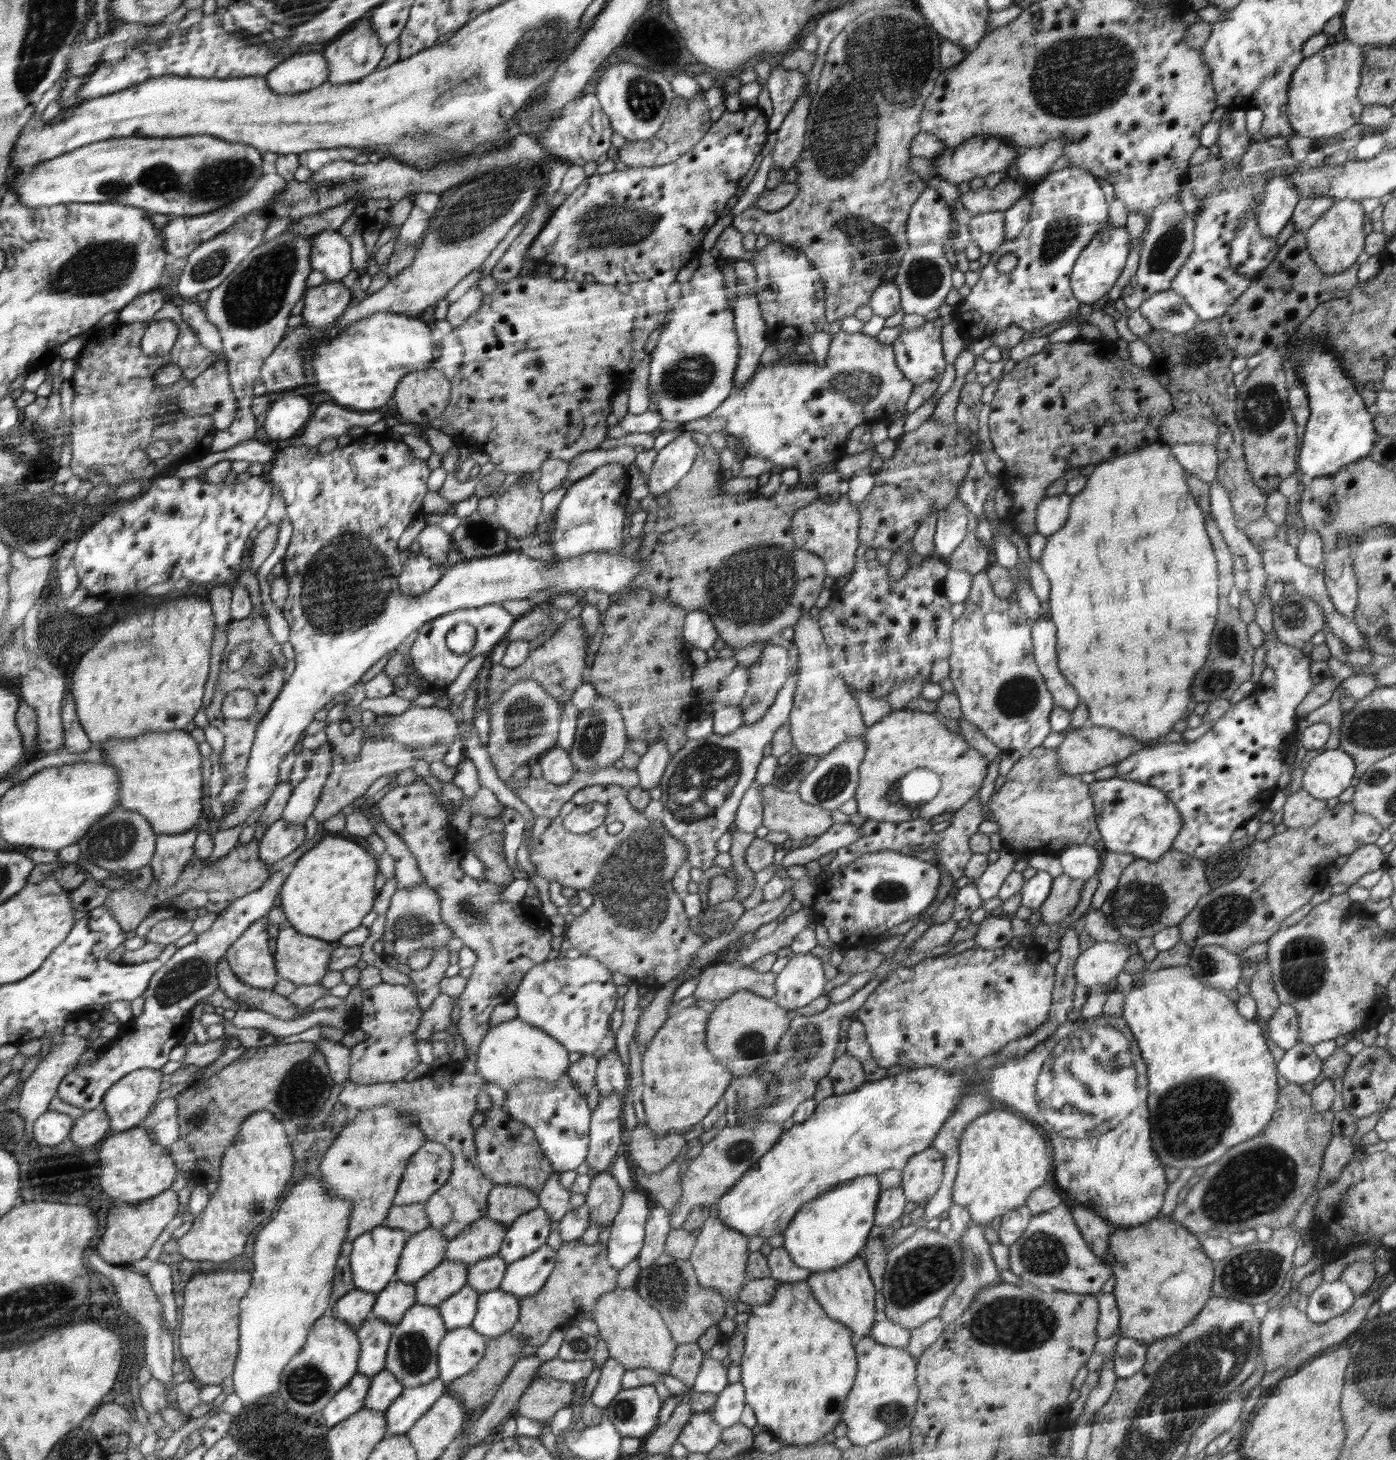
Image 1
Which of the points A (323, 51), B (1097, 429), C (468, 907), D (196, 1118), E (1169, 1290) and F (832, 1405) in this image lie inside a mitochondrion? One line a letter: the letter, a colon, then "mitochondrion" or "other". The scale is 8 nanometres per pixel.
A: other
B: other
C: mitochondrion
D: mitochondrion
E: other
F: mitochondrion

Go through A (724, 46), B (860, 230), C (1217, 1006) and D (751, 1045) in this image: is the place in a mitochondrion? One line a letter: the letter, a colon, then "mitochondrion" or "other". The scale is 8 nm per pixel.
A: other
B: mitochondrion
C: other
D: mitochondrion

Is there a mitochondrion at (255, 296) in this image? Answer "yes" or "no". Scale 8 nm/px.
yes

